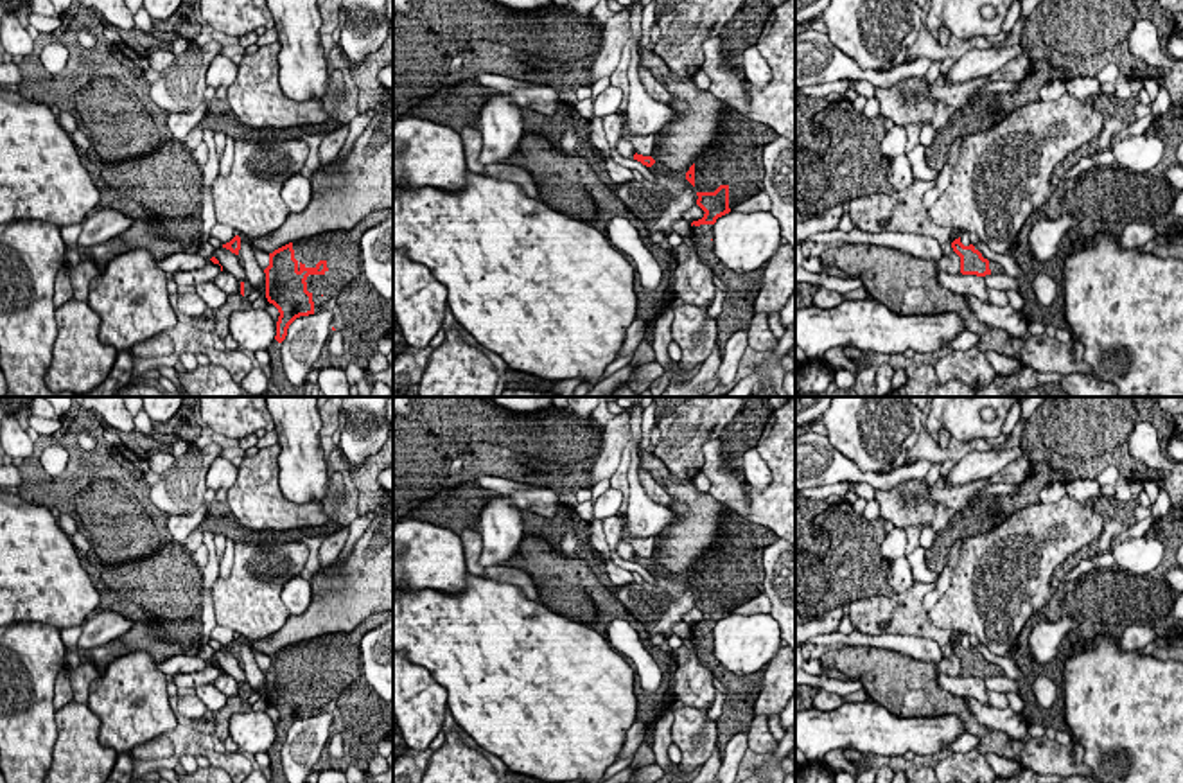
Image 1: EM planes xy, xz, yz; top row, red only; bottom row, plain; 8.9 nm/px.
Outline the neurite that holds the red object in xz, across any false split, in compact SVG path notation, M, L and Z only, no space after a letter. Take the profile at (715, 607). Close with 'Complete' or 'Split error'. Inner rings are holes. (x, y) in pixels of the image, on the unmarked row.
M723 515L714 546L686 575L697 593L697 607L704 612L704 620L691 625L698 657L727 690L716 720L720 754L738 733L749 733L765 670L743 677L727 670L714 657L713 627L736 605L763 594L763 551L774 541L777 537L768 528L741 515Z. Split error

